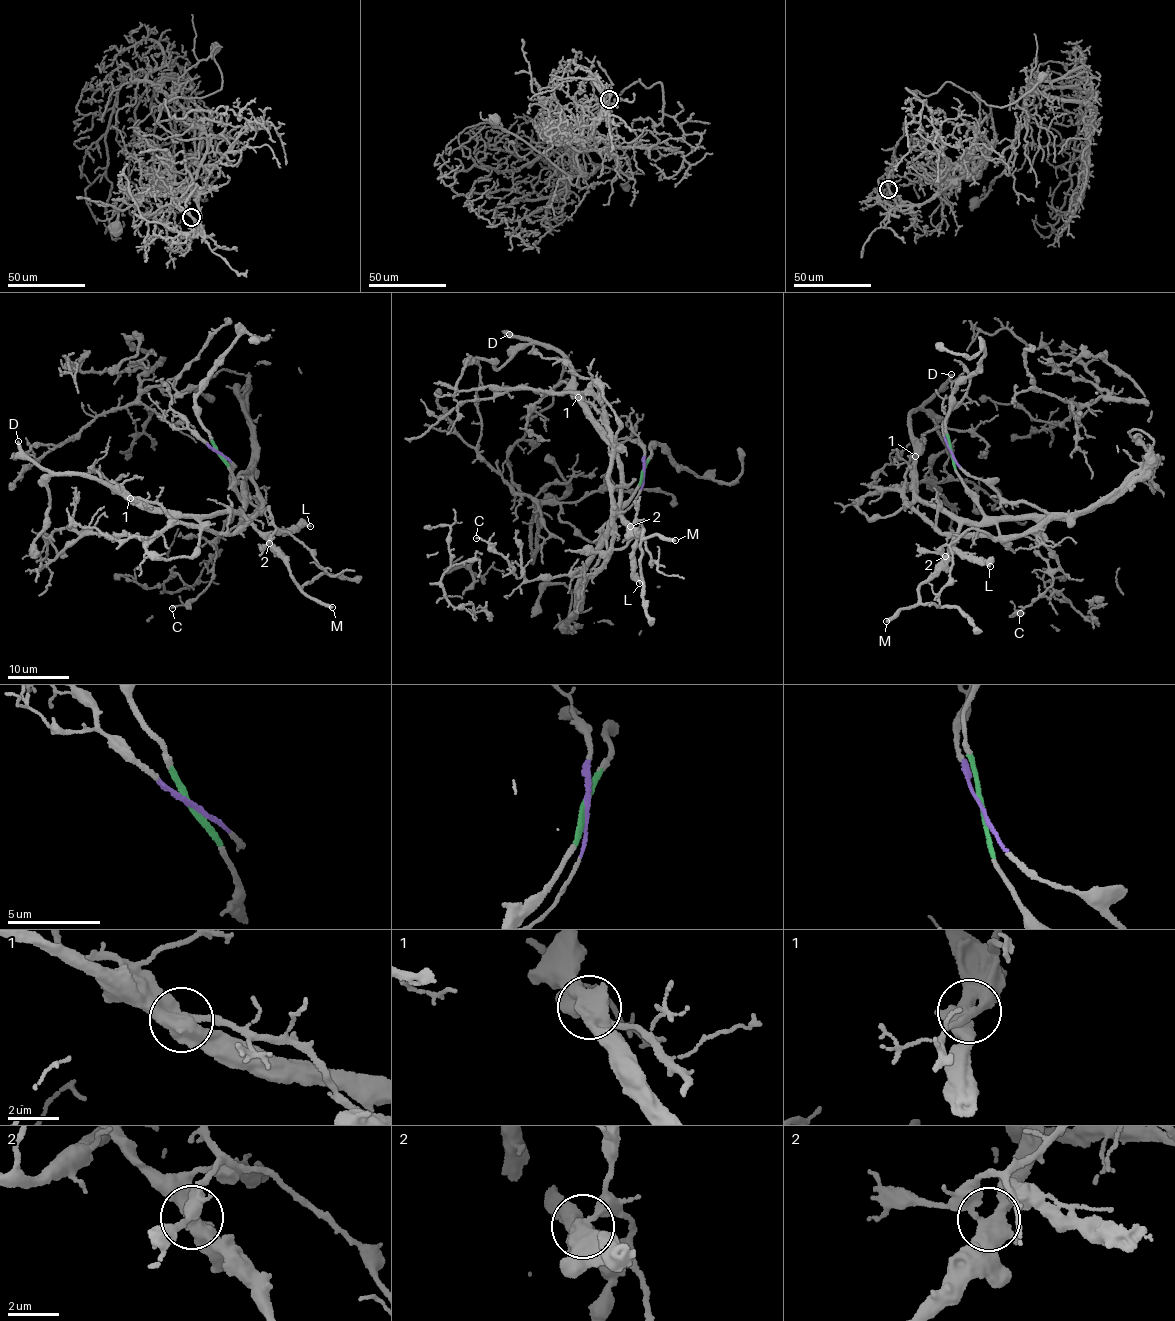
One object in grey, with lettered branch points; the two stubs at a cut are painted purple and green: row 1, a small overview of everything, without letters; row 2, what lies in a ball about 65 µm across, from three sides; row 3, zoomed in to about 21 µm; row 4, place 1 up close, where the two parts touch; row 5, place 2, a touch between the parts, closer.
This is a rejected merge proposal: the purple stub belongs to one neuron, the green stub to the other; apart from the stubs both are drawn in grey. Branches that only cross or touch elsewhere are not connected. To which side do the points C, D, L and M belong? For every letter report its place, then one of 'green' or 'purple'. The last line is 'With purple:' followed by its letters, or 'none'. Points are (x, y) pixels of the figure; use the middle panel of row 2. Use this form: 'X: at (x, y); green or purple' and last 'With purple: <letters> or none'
C: at (476, 538); purple
D: at (509, 334); green
L: at (639, 583); green
M: at (675, 540); green
With purple: C

